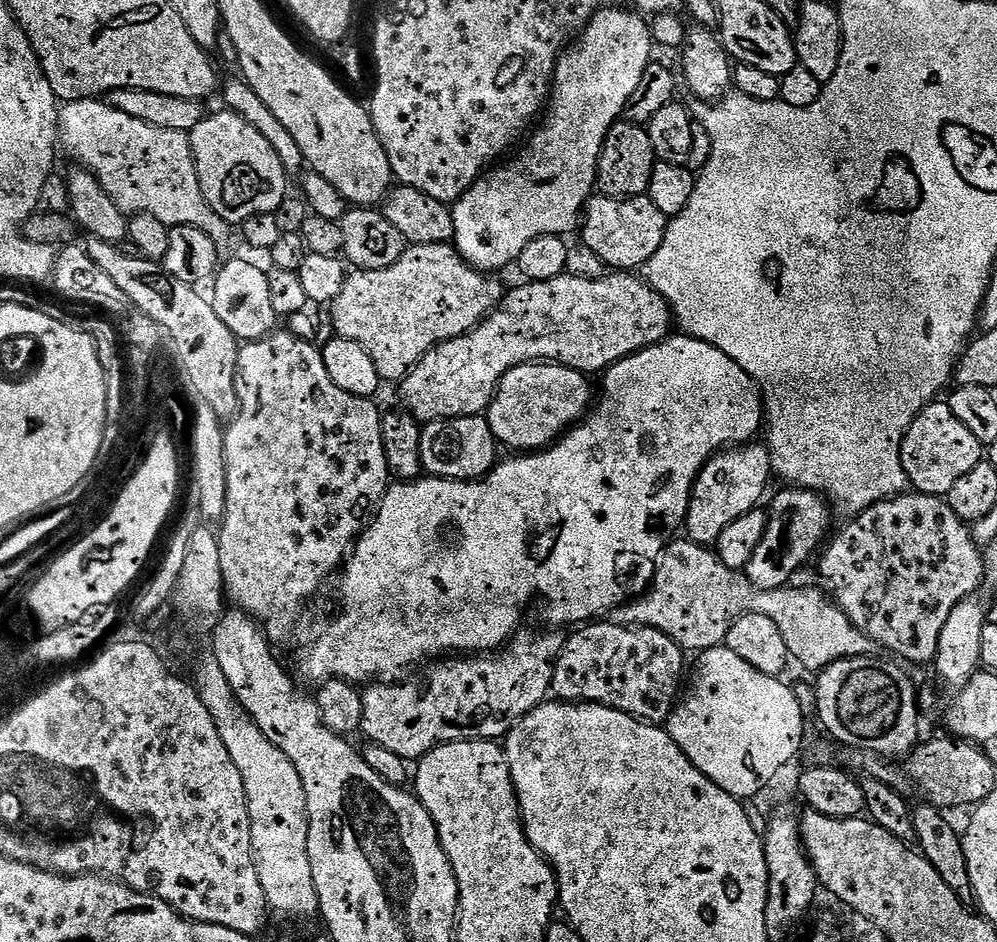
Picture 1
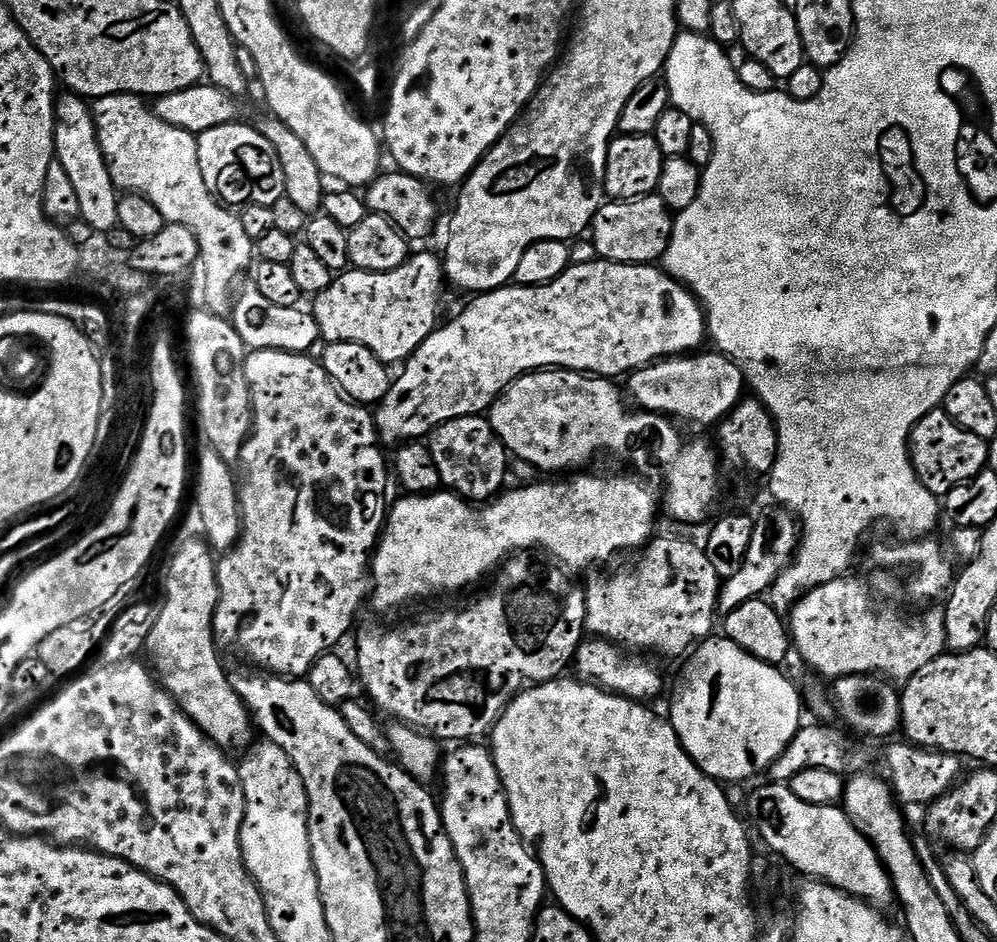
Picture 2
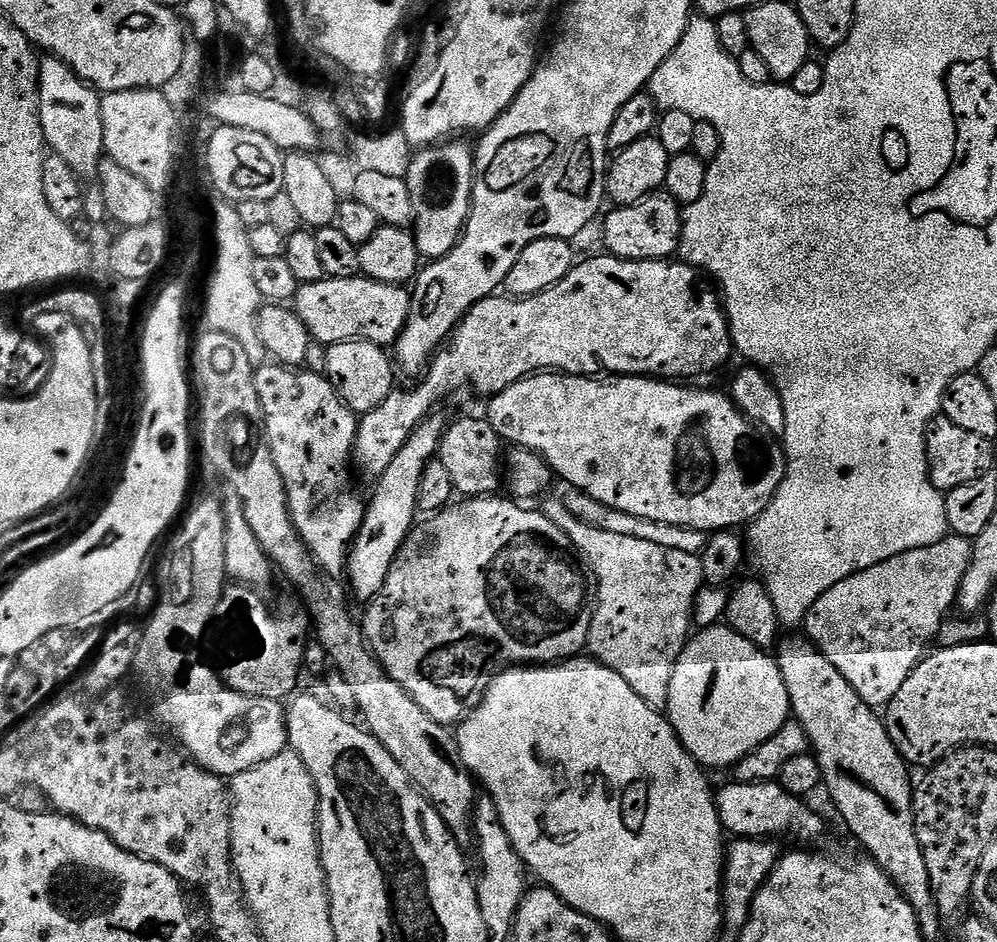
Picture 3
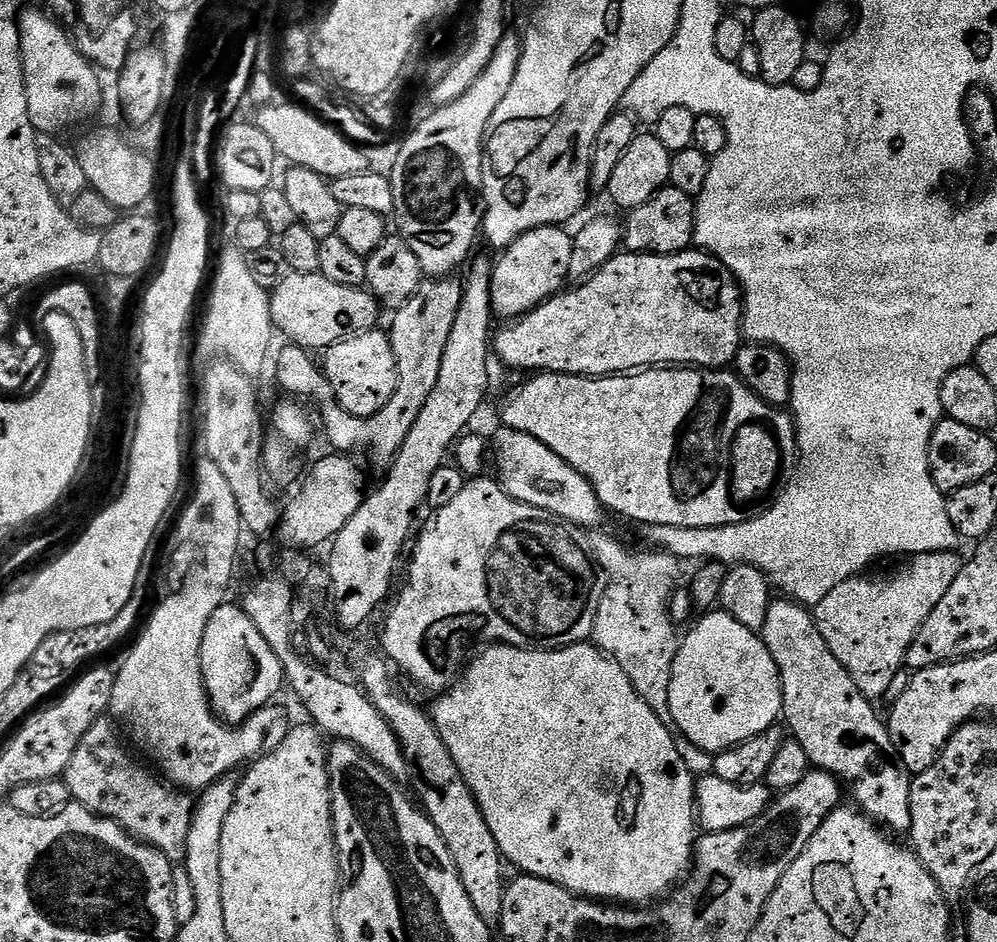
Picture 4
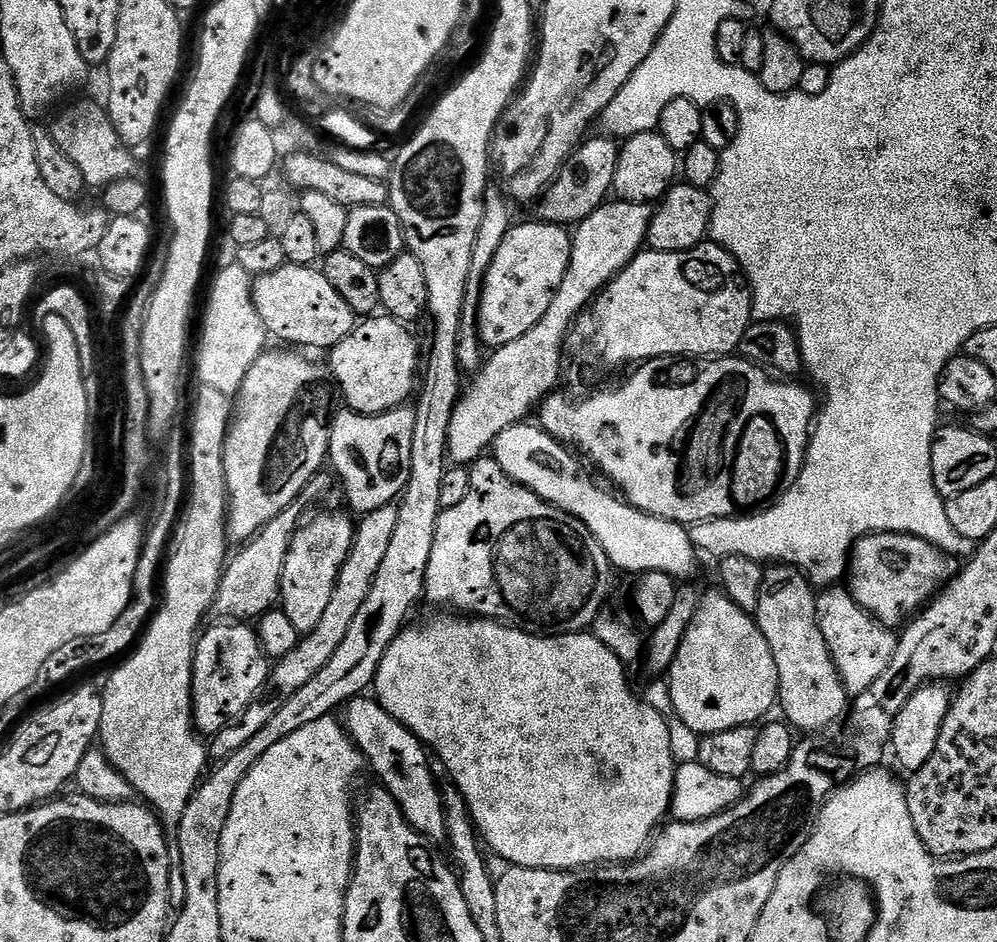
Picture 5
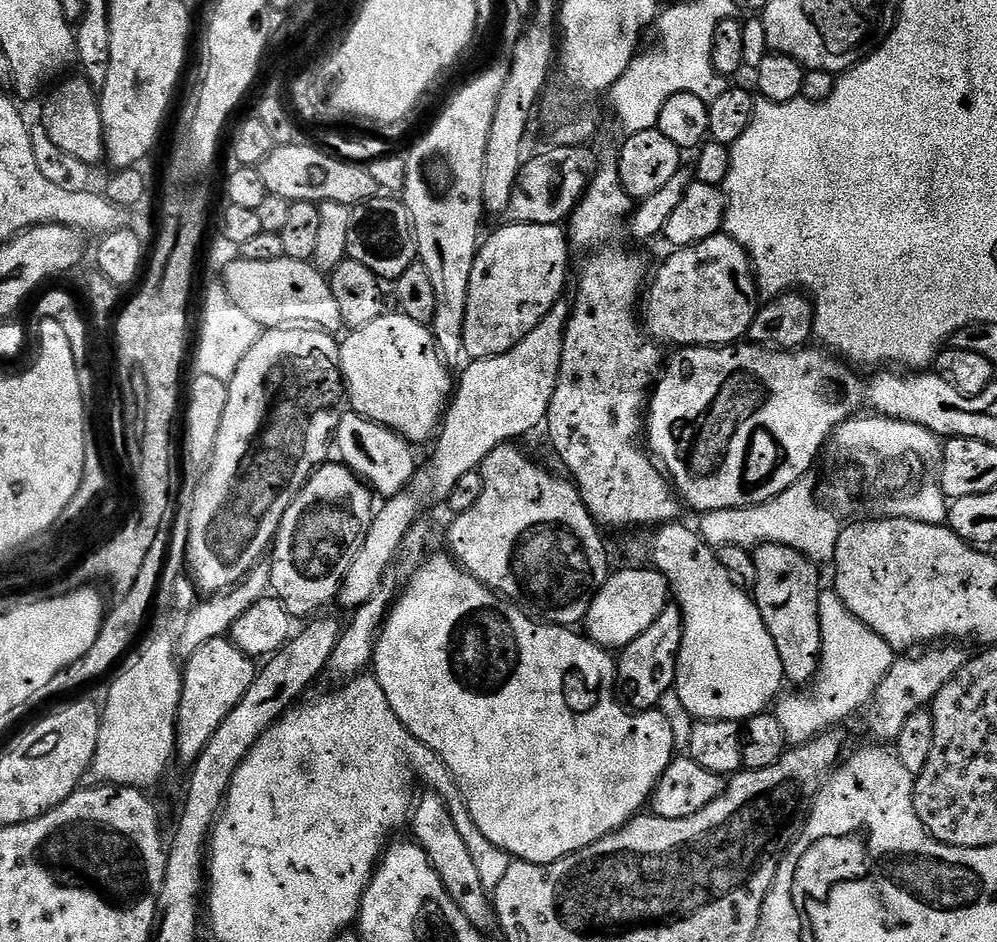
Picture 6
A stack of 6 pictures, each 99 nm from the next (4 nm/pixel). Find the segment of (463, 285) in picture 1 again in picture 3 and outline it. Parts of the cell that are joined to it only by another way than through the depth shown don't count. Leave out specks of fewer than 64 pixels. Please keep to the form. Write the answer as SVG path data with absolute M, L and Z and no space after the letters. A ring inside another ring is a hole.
M361 274L354 278L325 278L301 284L296 292L294 311L317 345L369 340L371 344L392 346L402 334L411 305L412 297L407 287L383 284Z

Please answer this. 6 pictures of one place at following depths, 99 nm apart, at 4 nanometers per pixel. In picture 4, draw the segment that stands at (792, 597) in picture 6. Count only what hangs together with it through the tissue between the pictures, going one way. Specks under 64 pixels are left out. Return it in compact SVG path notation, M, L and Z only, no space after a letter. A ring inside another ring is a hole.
M773 599L770 610L766 610L766 626L762 639L774 658L776 669L780 672L780 689L784 699L783 723L790 729L791 739L797 740L802 750L806 750L809 765L813 769L828 772L845 785L852 784L852 796L856 799L855 807L889 833L911 833L910 790L914 779L913 773L908 771L897 754L881 713L880 716L876 713L875 706L868 701L869 697L854 682L854 678L850 678L846 666L842 666L842 662L834 658L830 646L826 646L826 638L822 638L813 613L805 605L797 604L795 600Z

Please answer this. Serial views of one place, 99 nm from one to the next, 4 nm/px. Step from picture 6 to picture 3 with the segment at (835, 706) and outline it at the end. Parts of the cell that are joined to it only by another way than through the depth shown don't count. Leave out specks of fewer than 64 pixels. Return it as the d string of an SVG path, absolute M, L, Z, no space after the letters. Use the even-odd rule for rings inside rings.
M949 534L943 536L934 546L922 546L918 550L906 550L886 562L878 562L878 566L870 566L870 570L862 570L826 590L818 602L808 611L802 625L807 639L854 686L856 693L874 710L883 710L888 703L902 690L902 682L910 678L916 665L924 659L928 643L935 641L940 635L940 623L949 619L951 608L956 604L956 595L960 589L962 578L970 566L973 541L966 536Z

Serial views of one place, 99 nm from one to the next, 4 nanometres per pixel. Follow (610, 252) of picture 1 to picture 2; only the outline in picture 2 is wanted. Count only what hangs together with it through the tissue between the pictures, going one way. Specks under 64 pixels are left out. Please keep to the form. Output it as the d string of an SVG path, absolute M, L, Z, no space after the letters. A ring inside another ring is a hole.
M658 194L639 196L637 200L605 202L593 218L590 229L590 237L596 243L595 255L616 264L655 265L664 259L673 223L673 213Z

